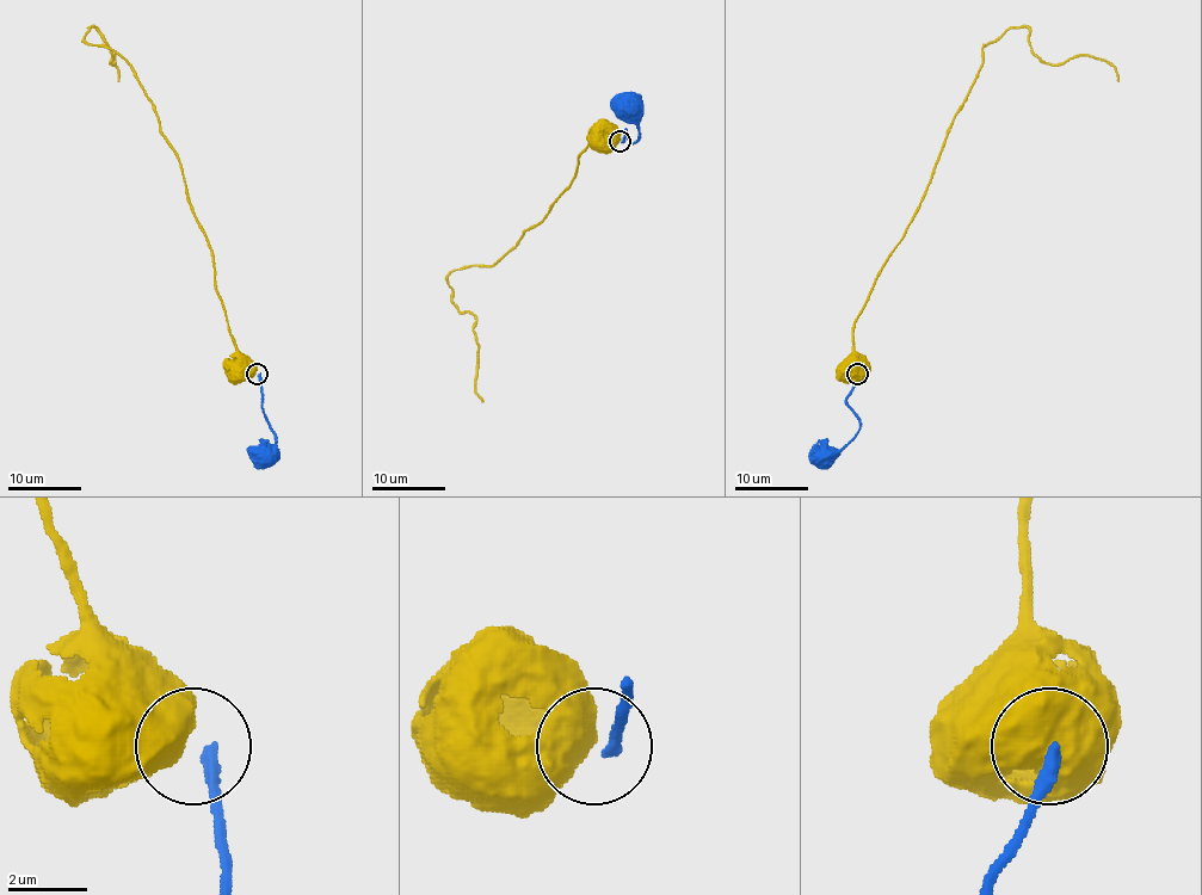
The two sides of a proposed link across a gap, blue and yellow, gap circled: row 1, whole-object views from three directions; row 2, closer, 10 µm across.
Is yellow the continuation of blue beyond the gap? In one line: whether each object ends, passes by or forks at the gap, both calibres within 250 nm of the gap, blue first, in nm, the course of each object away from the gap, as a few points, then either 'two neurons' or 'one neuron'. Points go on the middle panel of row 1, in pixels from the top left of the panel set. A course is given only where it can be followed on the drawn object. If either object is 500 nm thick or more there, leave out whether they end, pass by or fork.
320 nm thick on the blue side, 850 nm on the other; blue runs (622, 140), (626, 129), (633, 142), (638, 139), (638, 125), (629, 112), (629, 105); yellow runs (618, 140), (591, 139), (572, 183), (499, 260), (448, 276), (451, 303), (475, 318), (481, 400); two neurons

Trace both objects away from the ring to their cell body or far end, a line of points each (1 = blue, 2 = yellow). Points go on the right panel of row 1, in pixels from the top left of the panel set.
1: (857, 374), (846, 406), (858, 420), (858, 432), (830, 455), (823, 455)
2: (857, 374), (855, 319), (920, 202), (982, 48), (1027, 28), (1034, 54), (1053, 65), (1105, 59), (1116, 81)

